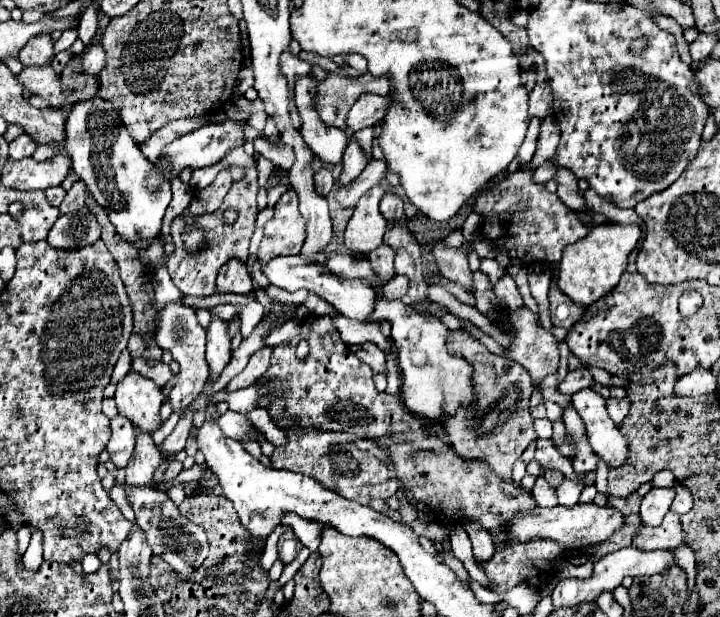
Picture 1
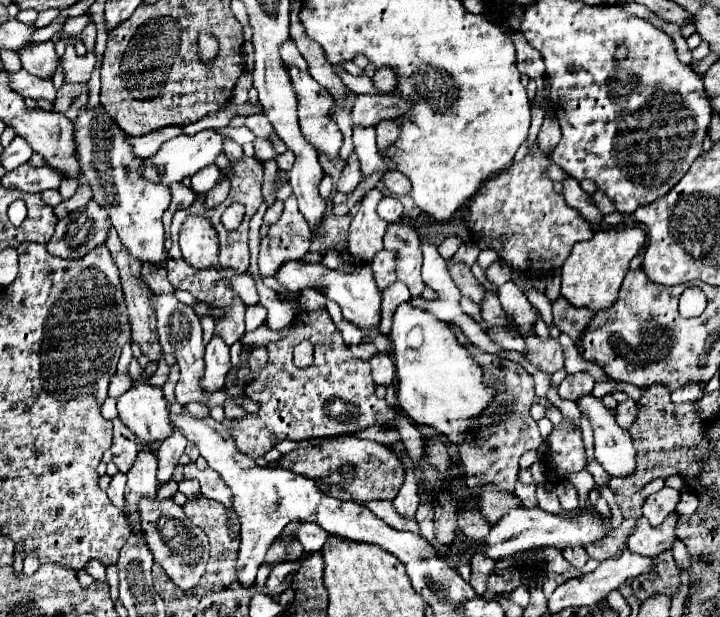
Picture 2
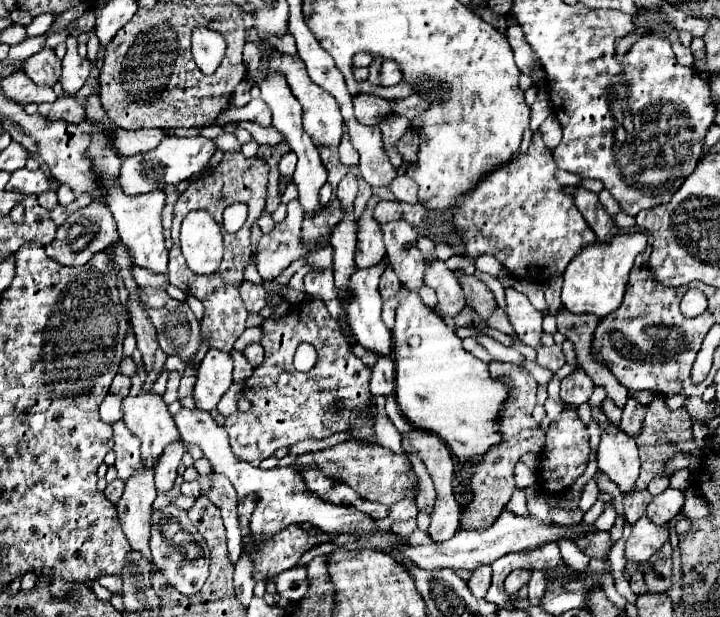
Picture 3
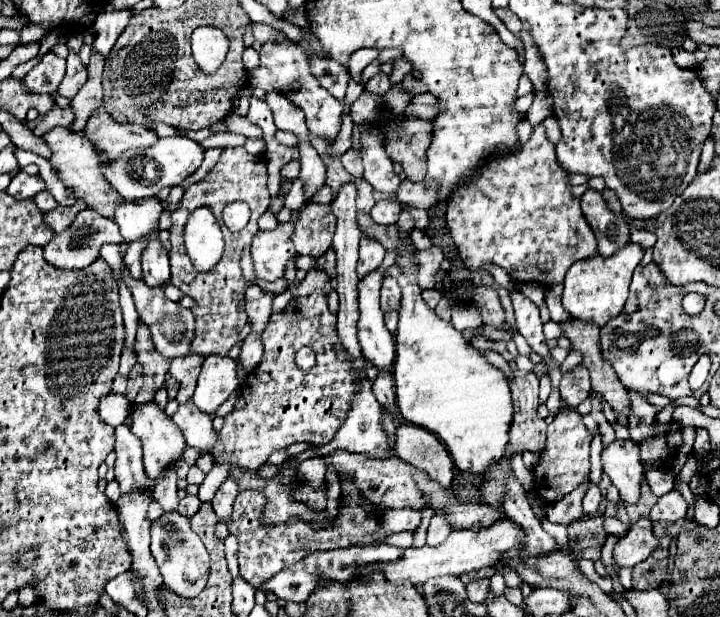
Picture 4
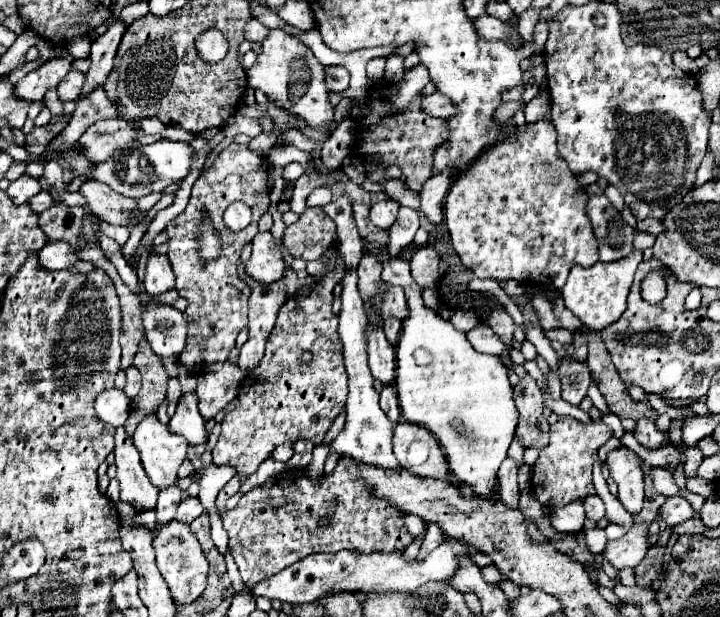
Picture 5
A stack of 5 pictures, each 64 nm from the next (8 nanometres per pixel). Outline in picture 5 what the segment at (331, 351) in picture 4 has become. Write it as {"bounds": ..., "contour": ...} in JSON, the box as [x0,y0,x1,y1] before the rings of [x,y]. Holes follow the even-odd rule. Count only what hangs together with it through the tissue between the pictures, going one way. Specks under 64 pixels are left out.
{"bounds":[212,252,348,480],"contour":[[[336,252],[336,270],[322,276],[310,294],[290,296],[280,308],[260,366],[242,380],[240,406],[222,420],[220,438],[212,450],[216,466],[232,466],[244,480],[280,444],[294,444],[298,440],[310,440],[316,446],[324,444],[332,422],[344,410],[348,394],[348,374],[340,352],[340,338],[336,336],[336,314],[332,312],[332,290],[340,276],[344,276],[344,262]],[[304,350],[314,354],[308,366],[300,362]]]}

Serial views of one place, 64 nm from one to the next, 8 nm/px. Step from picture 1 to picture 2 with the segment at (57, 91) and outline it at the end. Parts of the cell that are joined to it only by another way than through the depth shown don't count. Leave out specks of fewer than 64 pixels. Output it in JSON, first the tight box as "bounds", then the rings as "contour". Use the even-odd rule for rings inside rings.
{"bounds":[10,70,56,102],"contour":[[[20,70],[16,74],[10,74],[10,84],[24,98],[26,96],[30,96],[34,100],[44,98],[44,100],[50,100],[50,102],[54,102],[54,98],[56,98],[56,88],[52,84],[52,78],[40,78],[40,76],[34,76],[34,74]]]}

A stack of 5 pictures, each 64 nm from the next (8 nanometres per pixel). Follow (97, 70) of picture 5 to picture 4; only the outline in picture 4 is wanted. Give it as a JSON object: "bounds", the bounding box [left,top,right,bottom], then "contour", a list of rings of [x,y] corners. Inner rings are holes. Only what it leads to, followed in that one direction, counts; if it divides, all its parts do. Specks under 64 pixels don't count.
{"bounds":[94,4,132,56],"contour":[[[106,4],[106,12],[100,12],[96,16],[94,22],[94,50],[98,50],[102,56],[108,56],[112,50],[112,44],[116,42],[116,38],[120,36],[120,32],[128,26],[128,20],[132,18],[132,10],[130,8],[122,8],[116,10],[112,8],[112,4]]]}

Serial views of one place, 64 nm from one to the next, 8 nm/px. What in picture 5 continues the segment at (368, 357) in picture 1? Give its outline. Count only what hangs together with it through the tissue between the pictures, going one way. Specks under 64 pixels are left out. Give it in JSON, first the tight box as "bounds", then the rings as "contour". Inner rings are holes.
{"bounds":[380,384,400,424],"contour":[[[384,384],[380,390],[380,408],[386,412],[386,416],[396,424],[400,420],[400,404],[396,396],[394,384]]]}

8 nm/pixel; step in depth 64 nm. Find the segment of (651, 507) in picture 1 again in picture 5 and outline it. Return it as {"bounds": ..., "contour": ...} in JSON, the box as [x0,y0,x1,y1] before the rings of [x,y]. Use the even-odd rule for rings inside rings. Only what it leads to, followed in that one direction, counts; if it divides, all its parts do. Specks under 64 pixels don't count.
{"bounds":[658,496,694,526],"contour":[[[668,496],[666,502],[658,510],[658,518],[670,526],[682,524],[684,520],[692,518],[692,514],[694,514],[694,510],[692,510],[690,502],[682,496]]]}

